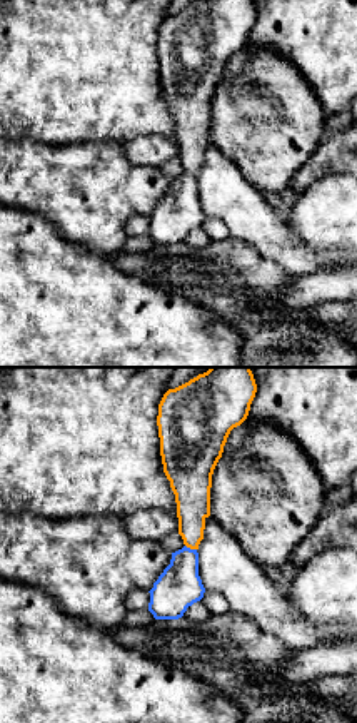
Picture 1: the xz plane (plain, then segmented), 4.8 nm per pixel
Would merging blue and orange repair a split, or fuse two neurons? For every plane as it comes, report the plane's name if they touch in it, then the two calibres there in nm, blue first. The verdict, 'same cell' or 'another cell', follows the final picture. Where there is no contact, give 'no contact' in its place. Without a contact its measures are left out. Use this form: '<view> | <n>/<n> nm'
xz | 220/170 nm

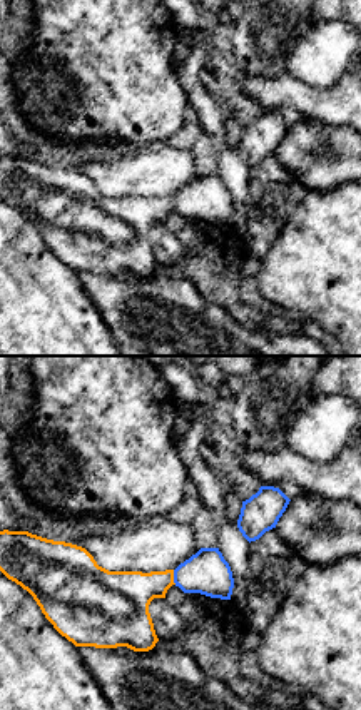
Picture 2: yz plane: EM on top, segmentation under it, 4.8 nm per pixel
yz | 200/240 nm

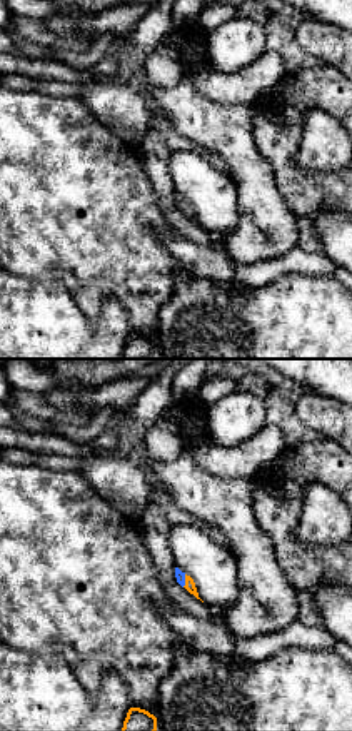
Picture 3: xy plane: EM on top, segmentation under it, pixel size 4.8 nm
xy | 50/50 nm

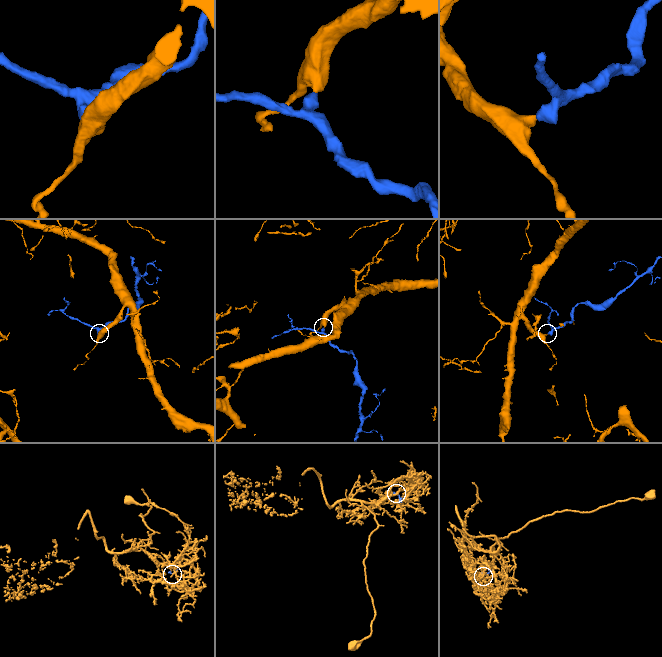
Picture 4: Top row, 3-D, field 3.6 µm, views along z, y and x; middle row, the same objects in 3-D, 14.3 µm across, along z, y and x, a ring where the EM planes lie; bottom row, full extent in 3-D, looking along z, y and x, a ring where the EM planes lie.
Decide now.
same cell

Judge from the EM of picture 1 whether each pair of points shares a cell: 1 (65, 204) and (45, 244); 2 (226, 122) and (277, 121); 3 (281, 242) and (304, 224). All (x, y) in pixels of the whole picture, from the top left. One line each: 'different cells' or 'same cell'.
1: different cells
2: same cell
3: different cells

